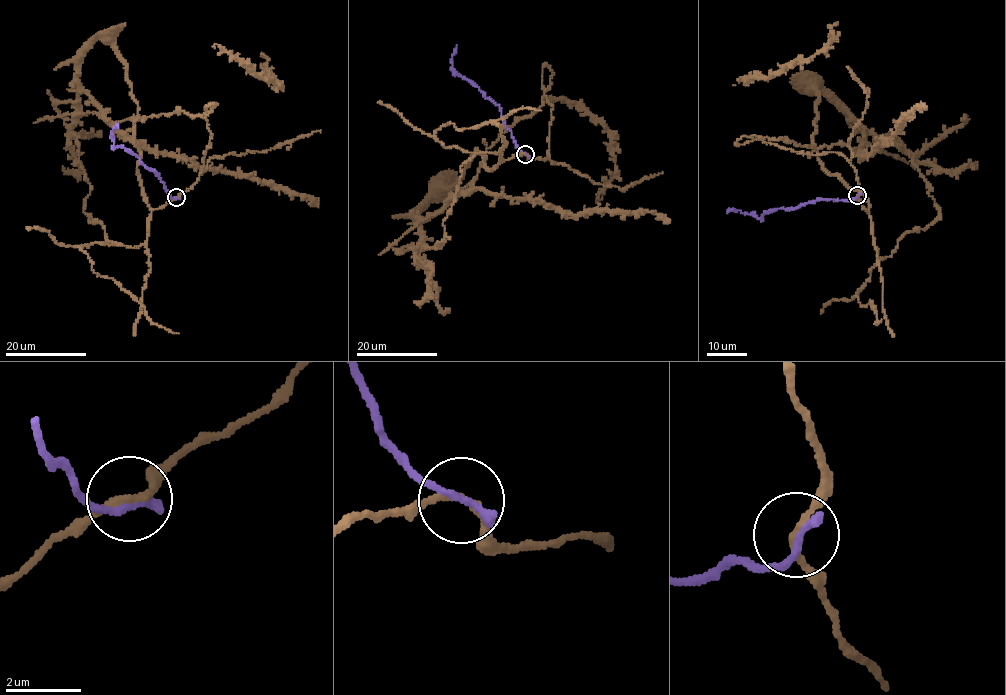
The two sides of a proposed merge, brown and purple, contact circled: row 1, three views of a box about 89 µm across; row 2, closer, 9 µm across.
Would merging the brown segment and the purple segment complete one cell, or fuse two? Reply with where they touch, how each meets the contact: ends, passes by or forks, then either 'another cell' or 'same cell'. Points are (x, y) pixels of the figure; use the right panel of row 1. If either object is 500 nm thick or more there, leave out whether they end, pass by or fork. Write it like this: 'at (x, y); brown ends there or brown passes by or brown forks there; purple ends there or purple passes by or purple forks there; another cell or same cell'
at (857, 195); brown passes by; purple ends there; another cell

